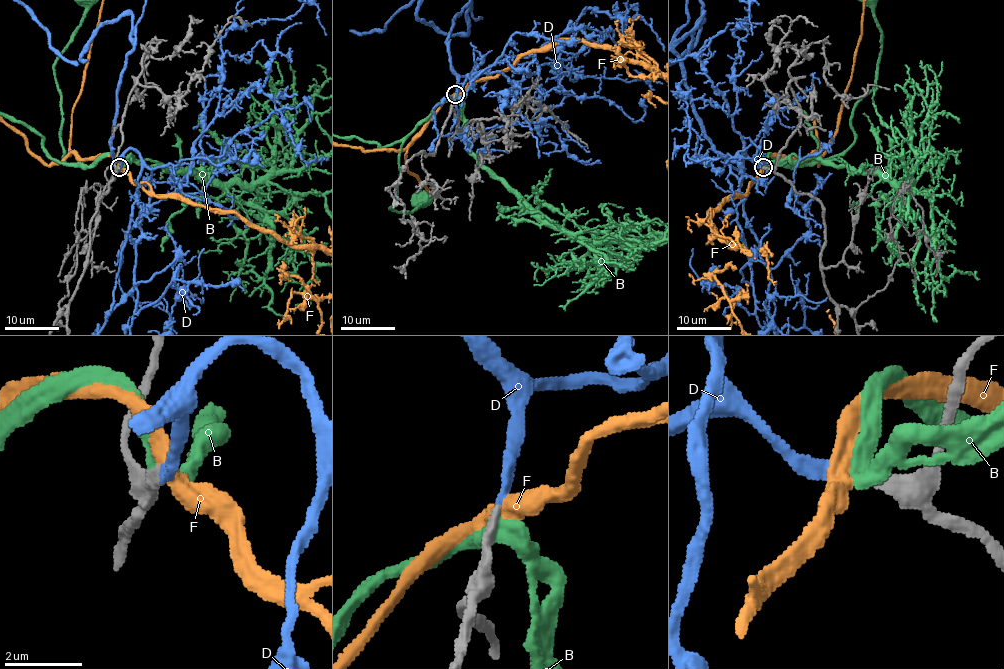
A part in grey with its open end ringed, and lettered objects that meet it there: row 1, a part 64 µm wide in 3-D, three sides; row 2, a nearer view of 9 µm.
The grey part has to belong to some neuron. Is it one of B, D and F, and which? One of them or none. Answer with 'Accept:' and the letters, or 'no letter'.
Accept: D

